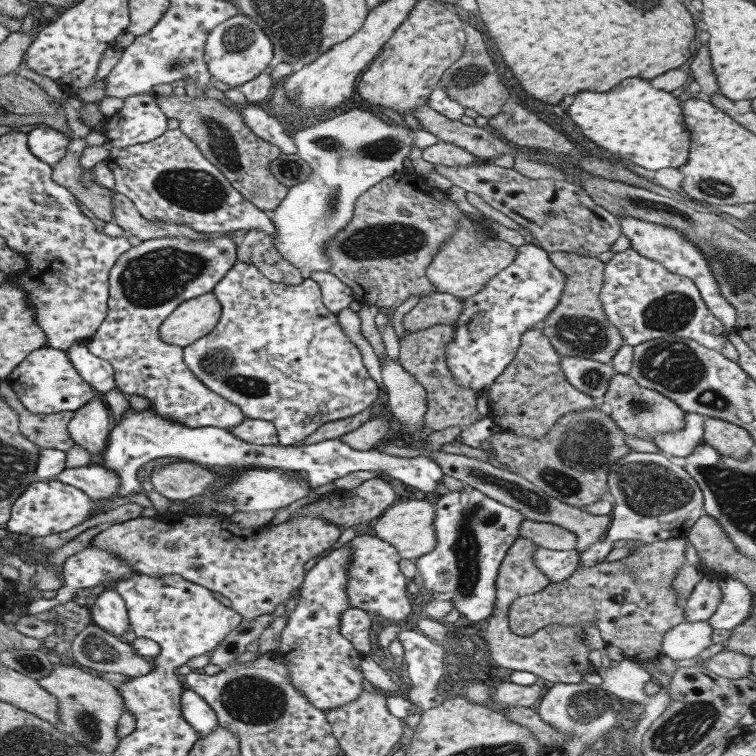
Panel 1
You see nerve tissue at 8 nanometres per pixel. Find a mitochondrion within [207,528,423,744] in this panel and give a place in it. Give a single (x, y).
(254, 701)

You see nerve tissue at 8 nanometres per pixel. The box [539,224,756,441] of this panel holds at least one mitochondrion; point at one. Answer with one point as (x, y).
(675, 367)

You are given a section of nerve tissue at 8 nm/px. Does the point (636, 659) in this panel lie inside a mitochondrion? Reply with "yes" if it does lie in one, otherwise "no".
no

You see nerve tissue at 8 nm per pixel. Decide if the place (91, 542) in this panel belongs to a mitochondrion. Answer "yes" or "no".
no

